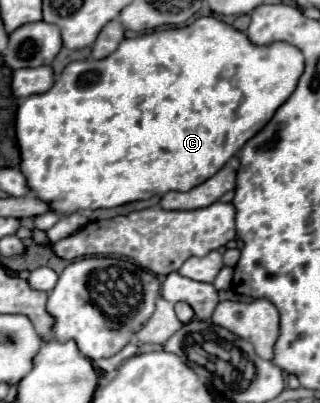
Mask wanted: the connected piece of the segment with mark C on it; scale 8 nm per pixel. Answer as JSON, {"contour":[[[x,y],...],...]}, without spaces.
{"contour":[[[202,16],[184,28],[168,28],[136,38],[124,38],[118,50],[104,60],[86,58],[80,62],[70,62],[48,92],[28,96],[20,104],[16,112],[16,140],[20,148],[20,170],[26,176],[26,186],[42,202],[46,202],[50,210],[62,216],[68,216],[76,210],[114,208],[134,200],[148,200],[156,194],[166,194],[170,190],[186,192],[186,188],[194,188],[194,184],[202,184],[202,180],[214,176],[214,172],[218,172],[218,168],[222,168],[226,160],[238,154],[238,150],[272,118],[276,108],[288,100],[288,96],[294,92],[298,84],[302,70],[304,70],[304,56],[298,48],[286,42],[274,42],[270,46],[254,46],[244,32],[238,32],[236,28],[214,16]]]}

